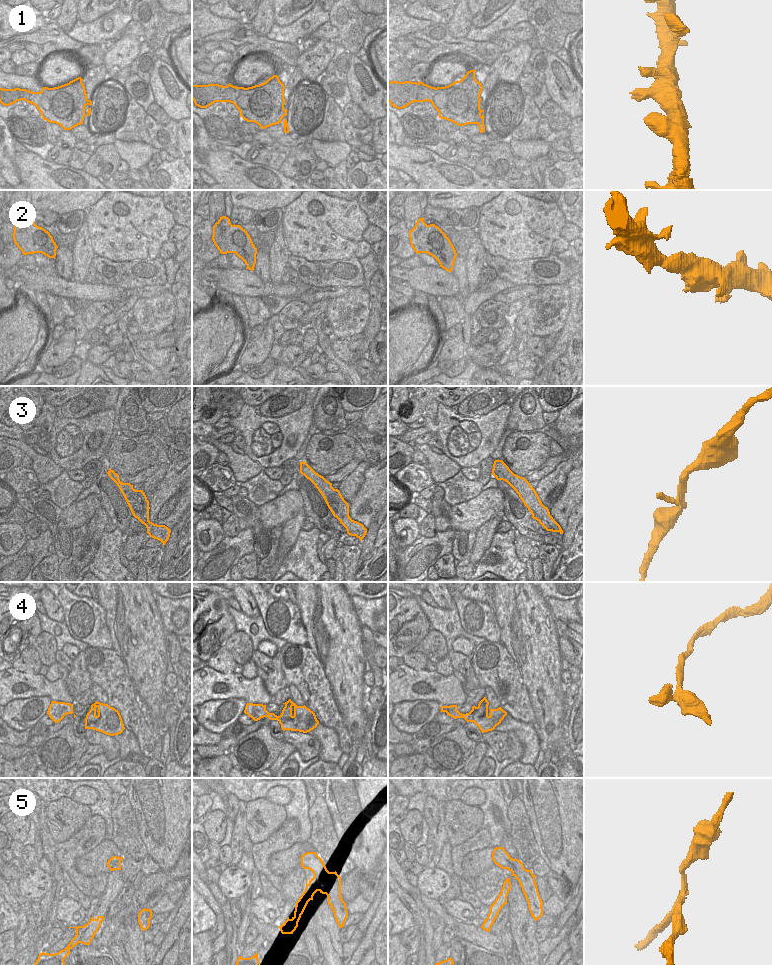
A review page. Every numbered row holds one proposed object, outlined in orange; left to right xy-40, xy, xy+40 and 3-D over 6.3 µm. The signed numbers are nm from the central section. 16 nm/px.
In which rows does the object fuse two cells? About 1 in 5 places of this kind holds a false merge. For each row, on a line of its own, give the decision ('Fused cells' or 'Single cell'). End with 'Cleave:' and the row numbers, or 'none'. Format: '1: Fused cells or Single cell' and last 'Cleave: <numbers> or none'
1: Single cell
2: Single cell
3: Single cell
4: Single cell
5: Fused cells
Cleave: 5.

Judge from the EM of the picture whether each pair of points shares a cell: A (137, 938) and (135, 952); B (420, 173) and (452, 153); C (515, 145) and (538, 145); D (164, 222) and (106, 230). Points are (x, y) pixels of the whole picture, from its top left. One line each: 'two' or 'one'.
A: one
B: two
C: one
D: one

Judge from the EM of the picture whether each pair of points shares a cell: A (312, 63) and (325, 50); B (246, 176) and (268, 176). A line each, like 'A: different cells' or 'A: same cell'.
A: same cell
B: same cell

